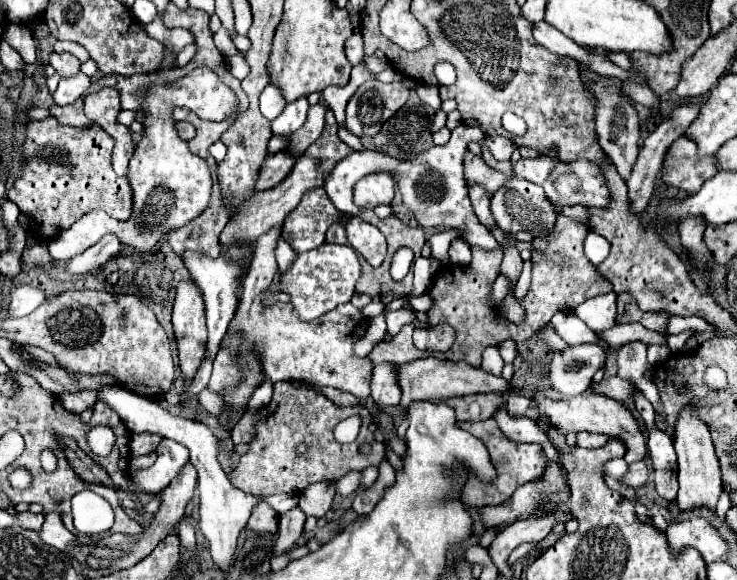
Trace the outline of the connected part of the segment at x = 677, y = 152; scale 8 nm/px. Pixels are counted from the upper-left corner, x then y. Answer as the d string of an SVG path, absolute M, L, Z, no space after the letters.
M680 137L672 143L670 153L666 153L662 179L666 185L680 187L694 193L702 183L718 173L718 161L714 155L698 157L698 145L694 139Z

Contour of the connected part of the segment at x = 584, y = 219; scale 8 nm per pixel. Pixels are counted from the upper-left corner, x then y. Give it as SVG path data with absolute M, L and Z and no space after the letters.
M574 205L574 207L564 207L562 211L570 211L572 215L572 219L576 219L576 221L580 221L580 223L584 223L584 225L588 225L588 221L590 221L590 213L588 213L588 209L584 209L582 205Z

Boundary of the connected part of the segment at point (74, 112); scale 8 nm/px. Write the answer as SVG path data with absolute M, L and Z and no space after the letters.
M78 99L76 103L68 105L68 107L58 107L58 105L52 105L50 107L50 113L64 125L74 125L74 127L82 127L82 125L90 125L88 117L84 115L84 109L82 109L82 101Z

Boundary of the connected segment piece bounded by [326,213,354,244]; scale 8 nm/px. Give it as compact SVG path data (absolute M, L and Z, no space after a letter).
M342 215L340 217L340 223L334 223L330 229L328 229L328 233L326 233L326 241L328 243L348 243L348 237L346 237L346 223L348 221L344 221L344 219L352 219L354 215Z

